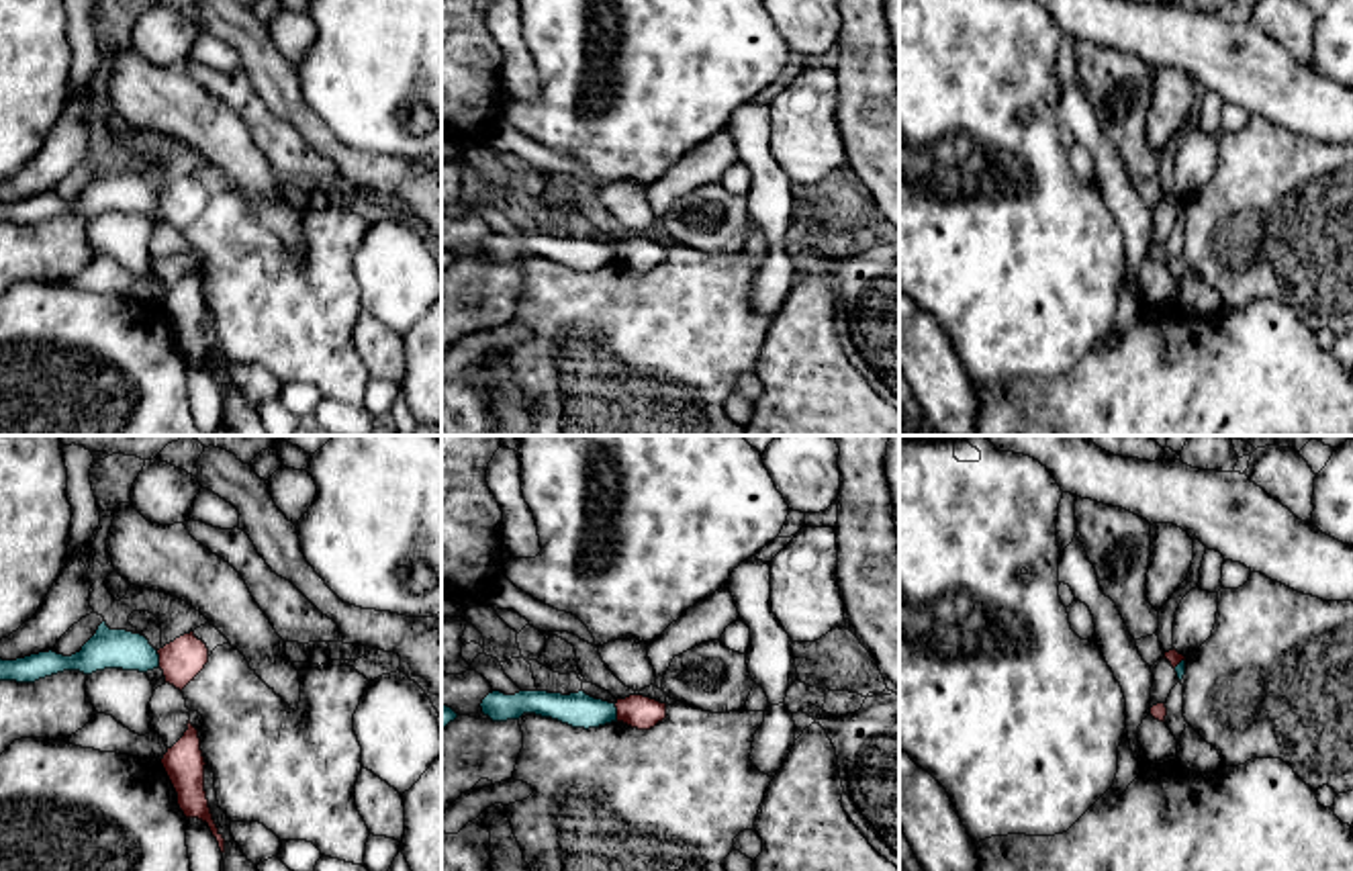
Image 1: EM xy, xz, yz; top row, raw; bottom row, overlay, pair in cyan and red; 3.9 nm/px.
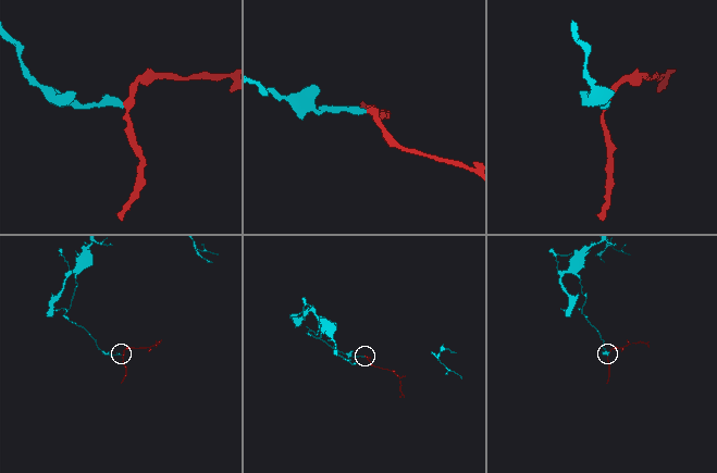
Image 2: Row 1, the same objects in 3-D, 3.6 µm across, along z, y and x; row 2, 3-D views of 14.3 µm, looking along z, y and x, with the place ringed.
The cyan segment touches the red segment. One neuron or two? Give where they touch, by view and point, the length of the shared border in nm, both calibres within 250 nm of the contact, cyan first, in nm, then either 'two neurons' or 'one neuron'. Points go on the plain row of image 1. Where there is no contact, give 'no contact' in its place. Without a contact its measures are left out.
xz (616, 254) | 70 nm | 140/130 nm | two neurons

